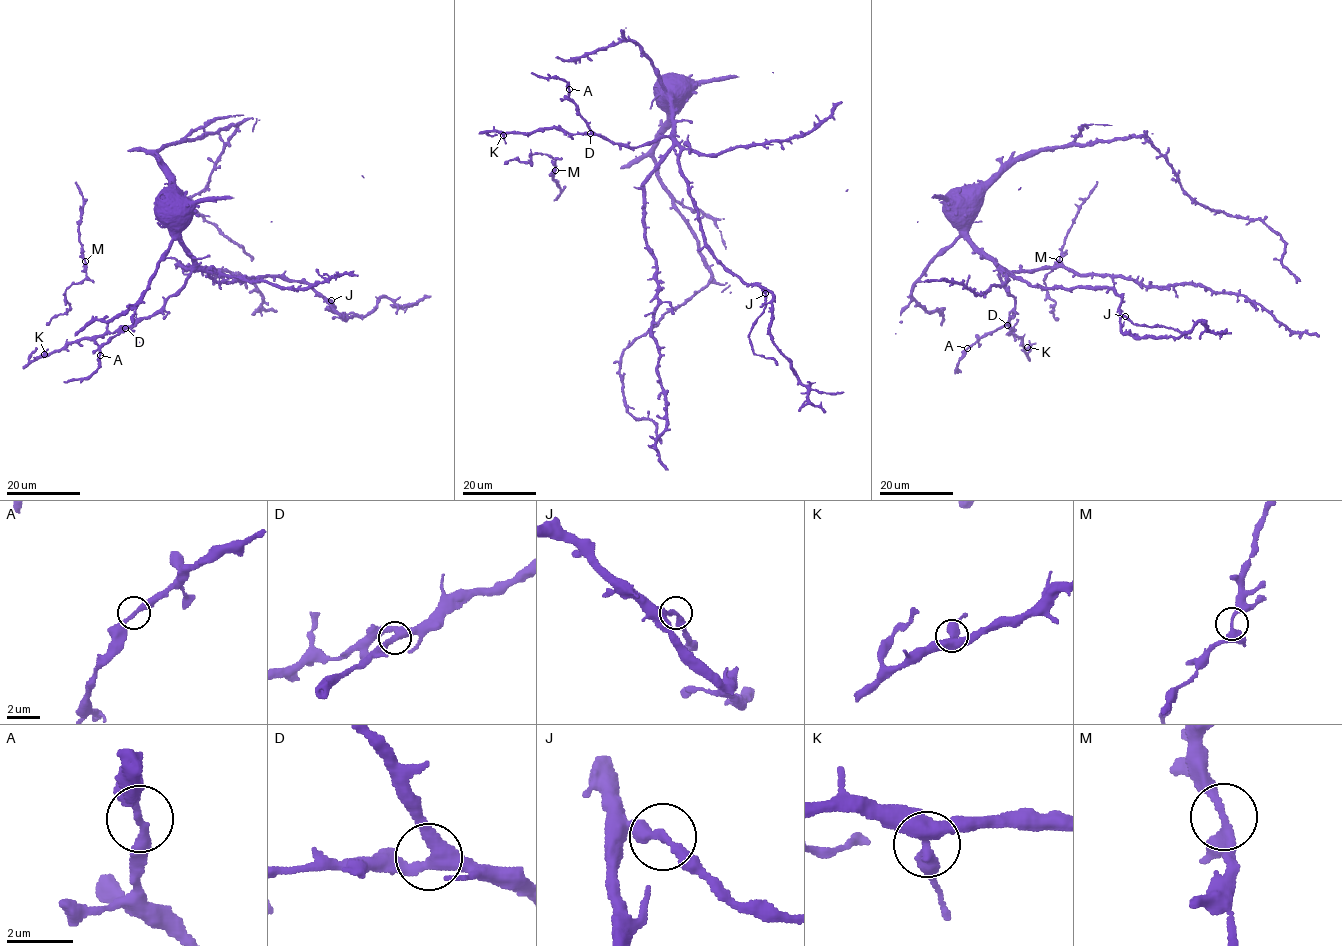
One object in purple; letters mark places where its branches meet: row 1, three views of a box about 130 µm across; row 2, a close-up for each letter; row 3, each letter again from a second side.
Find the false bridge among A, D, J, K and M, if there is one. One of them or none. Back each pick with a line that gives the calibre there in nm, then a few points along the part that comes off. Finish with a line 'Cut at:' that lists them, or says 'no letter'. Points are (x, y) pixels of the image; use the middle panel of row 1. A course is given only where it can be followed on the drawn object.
Cut at: no letter

